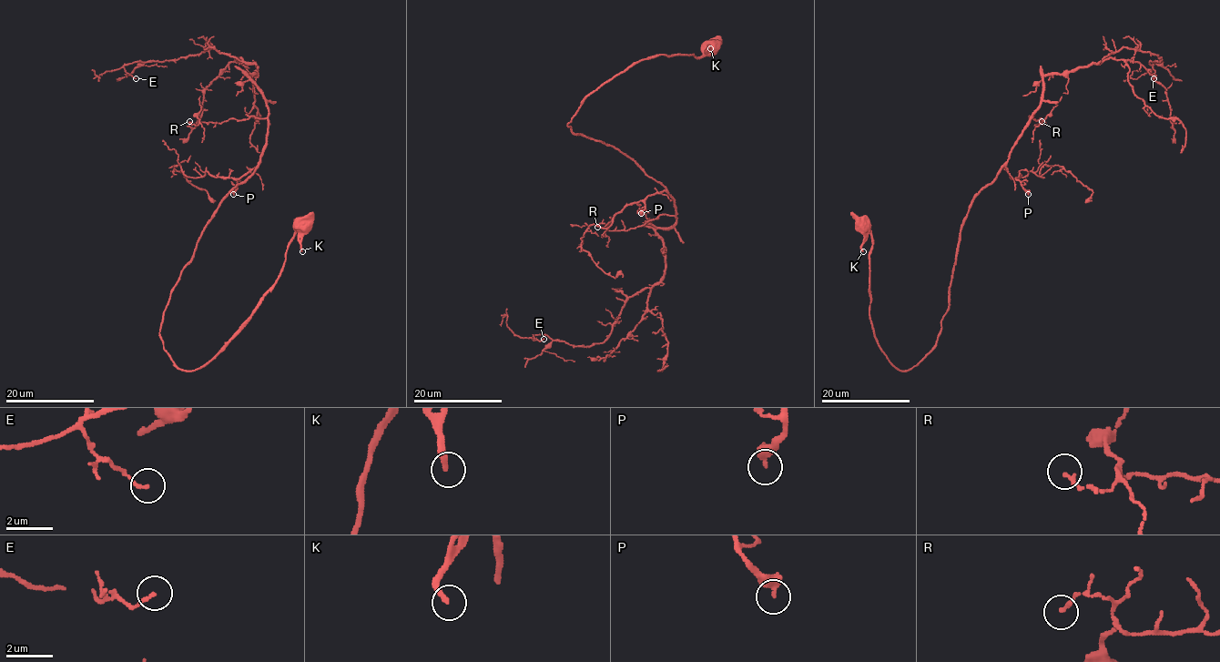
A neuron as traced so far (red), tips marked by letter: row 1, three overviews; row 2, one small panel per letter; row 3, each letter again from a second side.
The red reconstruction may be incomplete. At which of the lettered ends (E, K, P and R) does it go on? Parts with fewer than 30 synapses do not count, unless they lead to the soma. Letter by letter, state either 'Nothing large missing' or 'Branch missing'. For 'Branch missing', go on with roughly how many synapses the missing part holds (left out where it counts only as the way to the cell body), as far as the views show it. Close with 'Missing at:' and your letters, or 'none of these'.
E: Nothing large missing
K: Nothing large missing
P: Nothing large missing
R: Nothing large missing
Missing at: none of these

